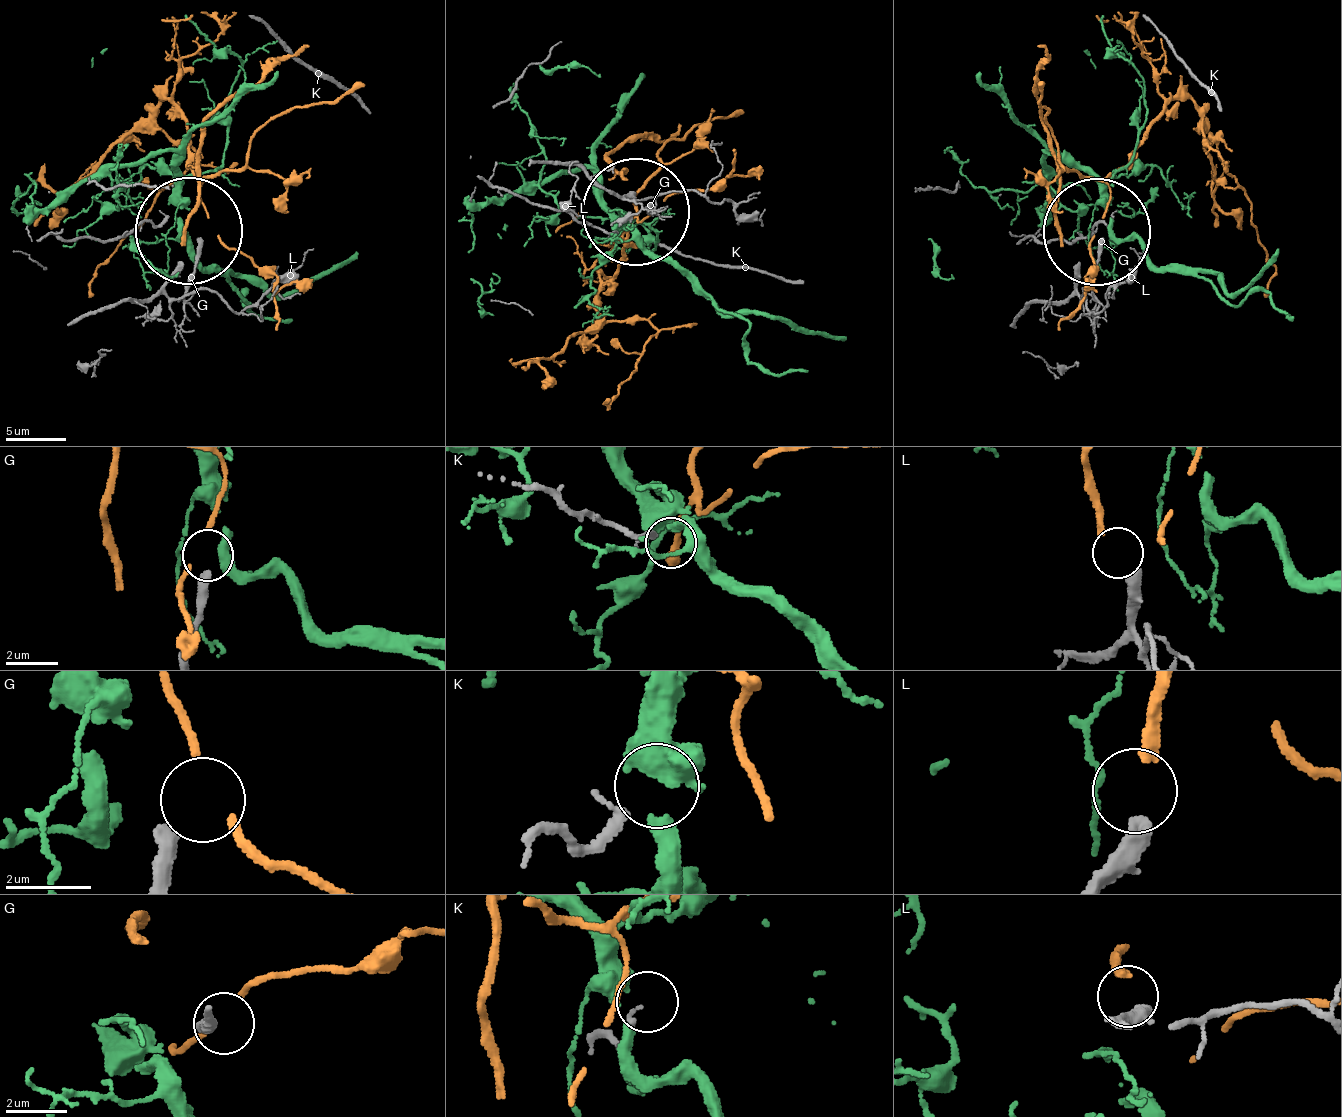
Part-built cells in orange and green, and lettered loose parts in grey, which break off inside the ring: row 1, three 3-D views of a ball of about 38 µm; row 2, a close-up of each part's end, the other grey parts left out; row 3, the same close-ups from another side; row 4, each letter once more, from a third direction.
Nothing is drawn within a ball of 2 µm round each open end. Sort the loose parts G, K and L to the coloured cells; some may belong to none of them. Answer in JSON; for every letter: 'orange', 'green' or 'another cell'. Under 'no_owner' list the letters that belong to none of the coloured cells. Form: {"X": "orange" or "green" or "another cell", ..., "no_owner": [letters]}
{"G": "another cell", "K": "another cell", "L": "orange", "no_owner": ["G", "K"]}

